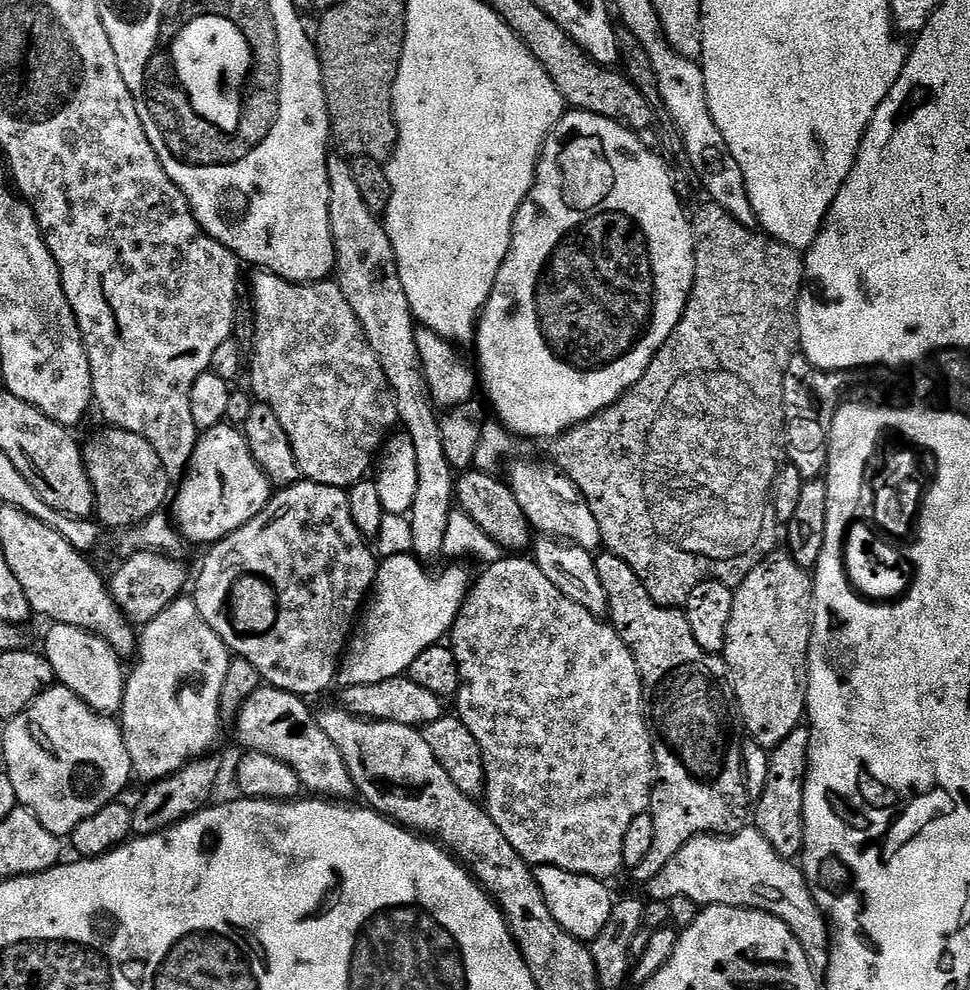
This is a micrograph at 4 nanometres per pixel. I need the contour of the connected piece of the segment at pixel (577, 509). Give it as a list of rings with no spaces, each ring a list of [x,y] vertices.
[[[515,460],[508,464],[513,463],[508,468],[506,483],[512,489],[512,497],[518,502],[518,506],[522,506],[522,514],[526,514],[533,529],[545,537],[577,544],[579,548],[599,549],[602,543],[598,523],[590,512],[590,506],[581,499],[571,483],[562,479],[562,473],[555,463],[539,464],[536,460]]]

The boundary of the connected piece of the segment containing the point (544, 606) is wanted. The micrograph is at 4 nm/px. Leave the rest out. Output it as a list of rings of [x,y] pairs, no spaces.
[[[512,554],[507,558],[487,565],[480,577],[475,577],[469,587],[468,596],[460,607],[456,621],[452,624],[450,647],[458,662],[460,690],[454,697],[455,711],[460,721],[474,734],[478,746],[482,750],[484,763],[484,795],[483,803],[488,809],[490,818],[494,818],[494,826],[502,830],[506,842],[518,850],[518,854],[529,865],[549,864],[579,876],[595,876],[609,878],[616,871],[624,868],[622,862],[622,838],[626,838],[626,830],[630,822],[638,818],[638,814],[649,811],[652,802],[652,786],[654,783],[654,761],[652,759],[652,739],[648,733],[648,719],[644,717],[644,695],[642,682],[638,674],[638,666],[634,662],[634,654],[622,642],[622,638],[601,617],[590,614],[578,602],[570,602],[542,570],[530,558],[520,554]]]

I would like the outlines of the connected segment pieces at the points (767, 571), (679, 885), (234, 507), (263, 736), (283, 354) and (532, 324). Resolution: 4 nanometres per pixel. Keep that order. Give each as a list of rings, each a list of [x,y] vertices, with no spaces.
[[[775,550],[769,553],[764,560],[758,562],[750,574],[746,575],[745,580],[733,591],[733,609],[730,611],[729,624],[726,626],[722,660],[724,658],[725,662],[728,663],[729,670],[732,671],[733,685],[731,684],[731,687],[734,689],[734,708],[735,711],[736,708],[740,711],[740,720],[744,723],[745,730],[748,731],[747,739],[767,750],[778,747],[794,729],[801,727],[806,716],[808,706],[808,647],[812,637],[812,607],[814,606],[813,583],[814,576],[809,569],[798,566],[798,562],[794,562],[794,558],[789,556],[787,551]]]
[[[746,826],[741,832],[733,832],[730,836],[707,835],[690,838],[690,842],[681,846],[672,855],[667,866],[646,885],[646,892],[649,892],[647,895],[654,900],[670,901],[675,896],[685,896],[690,898],[690,902],[701,906],[757,908],[760,912],[768,912],[774,918],[786,922],[790,934],[794,934],[802,950],[806,950],[806,958],[813,972],[824,974],[828,971],[830,926],[824,913],[814,902],[803,871],[793,861],[777,854],[774,846],[770,846],[770,842],[766,842],[766,838],[762,838],[762,834],[754,826]]]
[[[228,422],[219,424],[197,439],[188,469],[179,481],[180,489],[175,489],[176,505],[171,515],[185,541],[193,540],[196,544],[211,546],[225,540],[234,534],[234,530],[255,518],[274,495],[268,475],[250,454],[243,431],[230,425]]]
[[[261,686],[251,692],[241,704],[234,721],[241,749],[286,762],[286,766],[298,774],[301,789],[308,791],[309,788],[312,791],[309,793],[317,797],[333,802],[351,801],[351,796],[357,795],[354,778],[350,778],[350,770],[346,770],[346,762],[342,762],[338,746],[334,746],[326,730],[318,726],[313,709],[308,709],[308,704],[307,699],[271,686]]]
[[[256,270],[251,274],[250,299],[256,317],[256,353],[252,356],[255,399],[278,414],[303,479],[347,490],[369,475],[374,457],[398,424],[396,401],[386,395],[389,386],[382,366],[335,279],[295,284],[273,272]]]
[[[568,110],[550,130],[544,148],[540,151],[536,183],[532,185],[530,194],[524,199],[524,205],[514,218],[510,250],[498,270],[498,278],[494,278],[494,290],[490,290],[490,298],[484,311],[480,313],[474,341],[474,349],[480,355],[478,376],[482,381],[482,388],[484,384],[484,392],[496,411],[495,419],[513,437],[533,436],[536,440],[548,442],[598,415],[603,408],[609,408],[642,378],[642,374],[655,358],[656,351],[666,342],[666,338],[670,338],[674,326],[678,326],[684,308],[688,305],[688,296],[692,293],[692,283],[696,277],[693,221],[680,205],[680,196],[672,185],[672,176],[668,173],[667,166],[640,140],[643,139],[637,133],[610,118]]]

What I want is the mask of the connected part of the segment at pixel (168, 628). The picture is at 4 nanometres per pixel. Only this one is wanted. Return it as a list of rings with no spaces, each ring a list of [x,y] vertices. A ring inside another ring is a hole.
[[[195,599],[175,600],[154,622],[143,625],[138,632],[138,647],[134,657],[132,672],[127,673],[124,681],[124,700],[118,713],[118,723],[124,729],[126,750],[130,754],[133,777],[144,780],[150,785],[156,780],[166,778],[192,760],[207,757],[220,736],[220,699],[222,685],[230,671],[230,662],[234,658],[222,638],[210,630],[206,618],[198,614]]]

